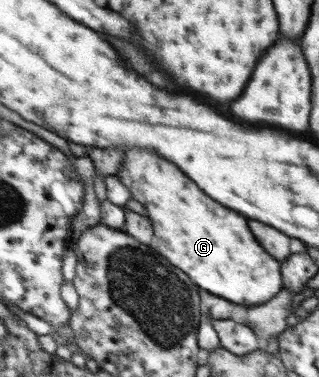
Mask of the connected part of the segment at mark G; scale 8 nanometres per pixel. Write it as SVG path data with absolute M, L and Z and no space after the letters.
M132 149L132 153L124 158L122 167L116 174L119 174L121 181L131 190L132 197L146 205L155 225L155 235L159 238L159 252L178 269L187 273L202 290L219 295L230 303L246 305L249 308L270 301L274 293L282 291L280 263L274 261L275 257L270 257L258 245L242 215L210 199L192 179L188 179L176 167L176 163L160 157L160 153L156 153L154 149Z

